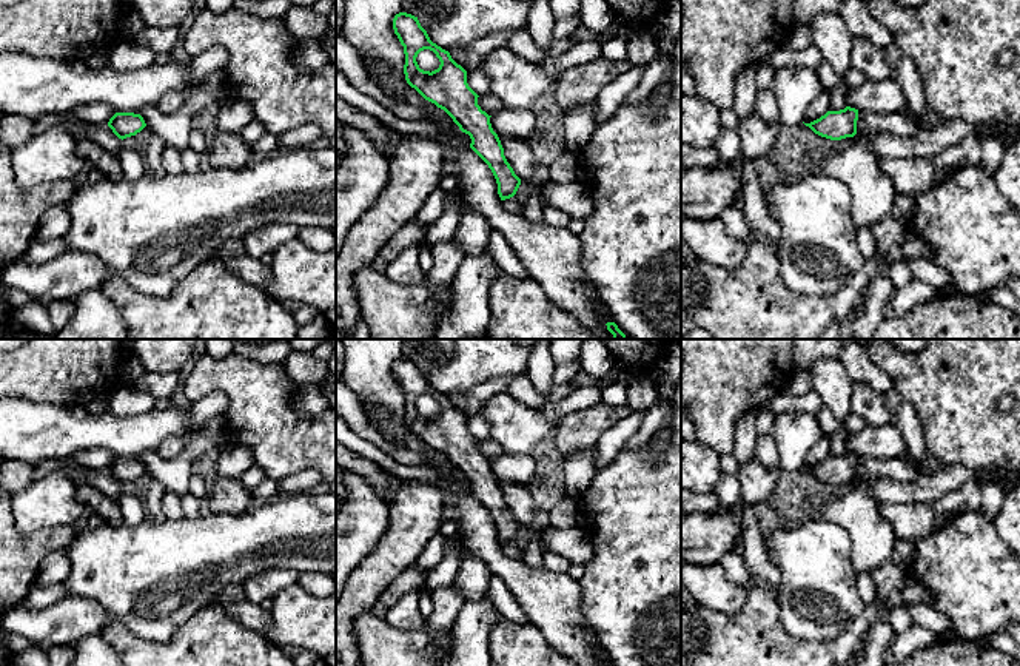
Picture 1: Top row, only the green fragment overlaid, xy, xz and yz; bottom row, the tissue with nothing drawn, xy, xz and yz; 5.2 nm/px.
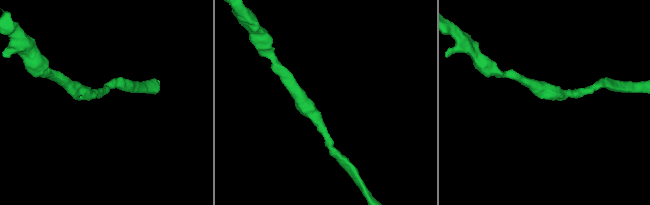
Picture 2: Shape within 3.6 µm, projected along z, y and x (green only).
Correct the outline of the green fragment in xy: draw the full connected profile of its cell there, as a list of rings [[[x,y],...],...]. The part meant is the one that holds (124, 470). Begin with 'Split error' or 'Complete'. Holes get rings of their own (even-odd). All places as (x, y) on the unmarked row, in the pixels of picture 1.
Complete. [[[116,458],[109,464],[108,472],[119,484],[123,486],[140,478],[146,472],[146,469],[140,459]]]

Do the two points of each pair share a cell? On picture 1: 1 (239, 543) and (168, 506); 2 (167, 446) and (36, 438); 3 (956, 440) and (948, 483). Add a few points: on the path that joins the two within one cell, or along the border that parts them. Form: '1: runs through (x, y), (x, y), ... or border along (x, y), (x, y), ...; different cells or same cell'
1: border along (182, 517), (167, 520); different cells
2: border along (185, 440), (165, 438), (154, 450); different cells
3: border along (945, 463), (969, 466), (974, 470), (976, 480); different cells

